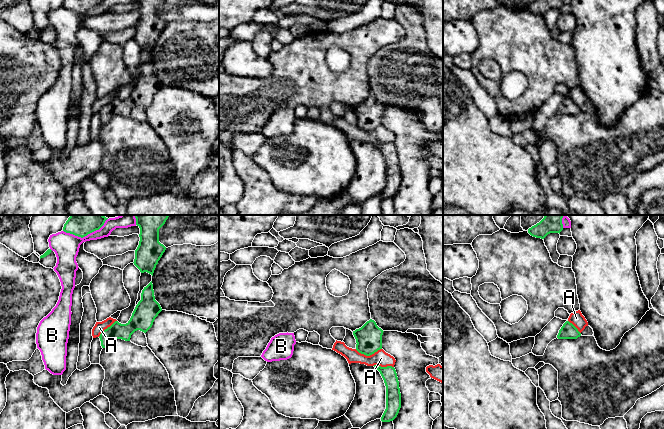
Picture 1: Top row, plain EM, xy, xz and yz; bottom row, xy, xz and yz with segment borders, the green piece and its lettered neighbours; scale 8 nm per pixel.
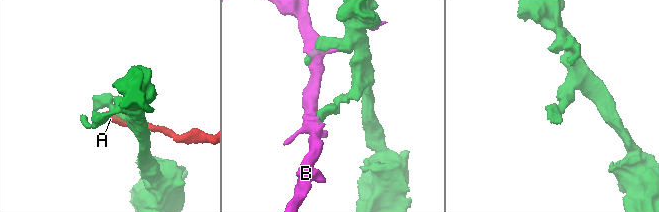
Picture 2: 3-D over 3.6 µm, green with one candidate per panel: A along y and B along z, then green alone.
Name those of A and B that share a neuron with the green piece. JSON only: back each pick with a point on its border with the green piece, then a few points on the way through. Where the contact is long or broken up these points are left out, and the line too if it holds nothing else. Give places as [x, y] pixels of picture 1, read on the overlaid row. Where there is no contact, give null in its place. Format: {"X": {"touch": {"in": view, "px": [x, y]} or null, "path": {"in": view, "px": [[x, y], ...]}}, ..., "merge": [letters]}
{"merge": []}

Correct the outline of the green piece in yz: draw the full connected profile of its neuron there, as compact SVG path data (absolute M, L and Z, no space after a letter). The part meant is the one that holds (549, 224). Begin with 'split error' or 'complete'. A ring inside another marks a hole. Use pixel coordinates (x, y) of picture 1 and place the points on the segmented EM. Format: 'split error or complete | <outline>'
complete | M545 215L544 218L528 229L528 233L536 238L544 239L550 233L559 233L563 230L563 215Z

